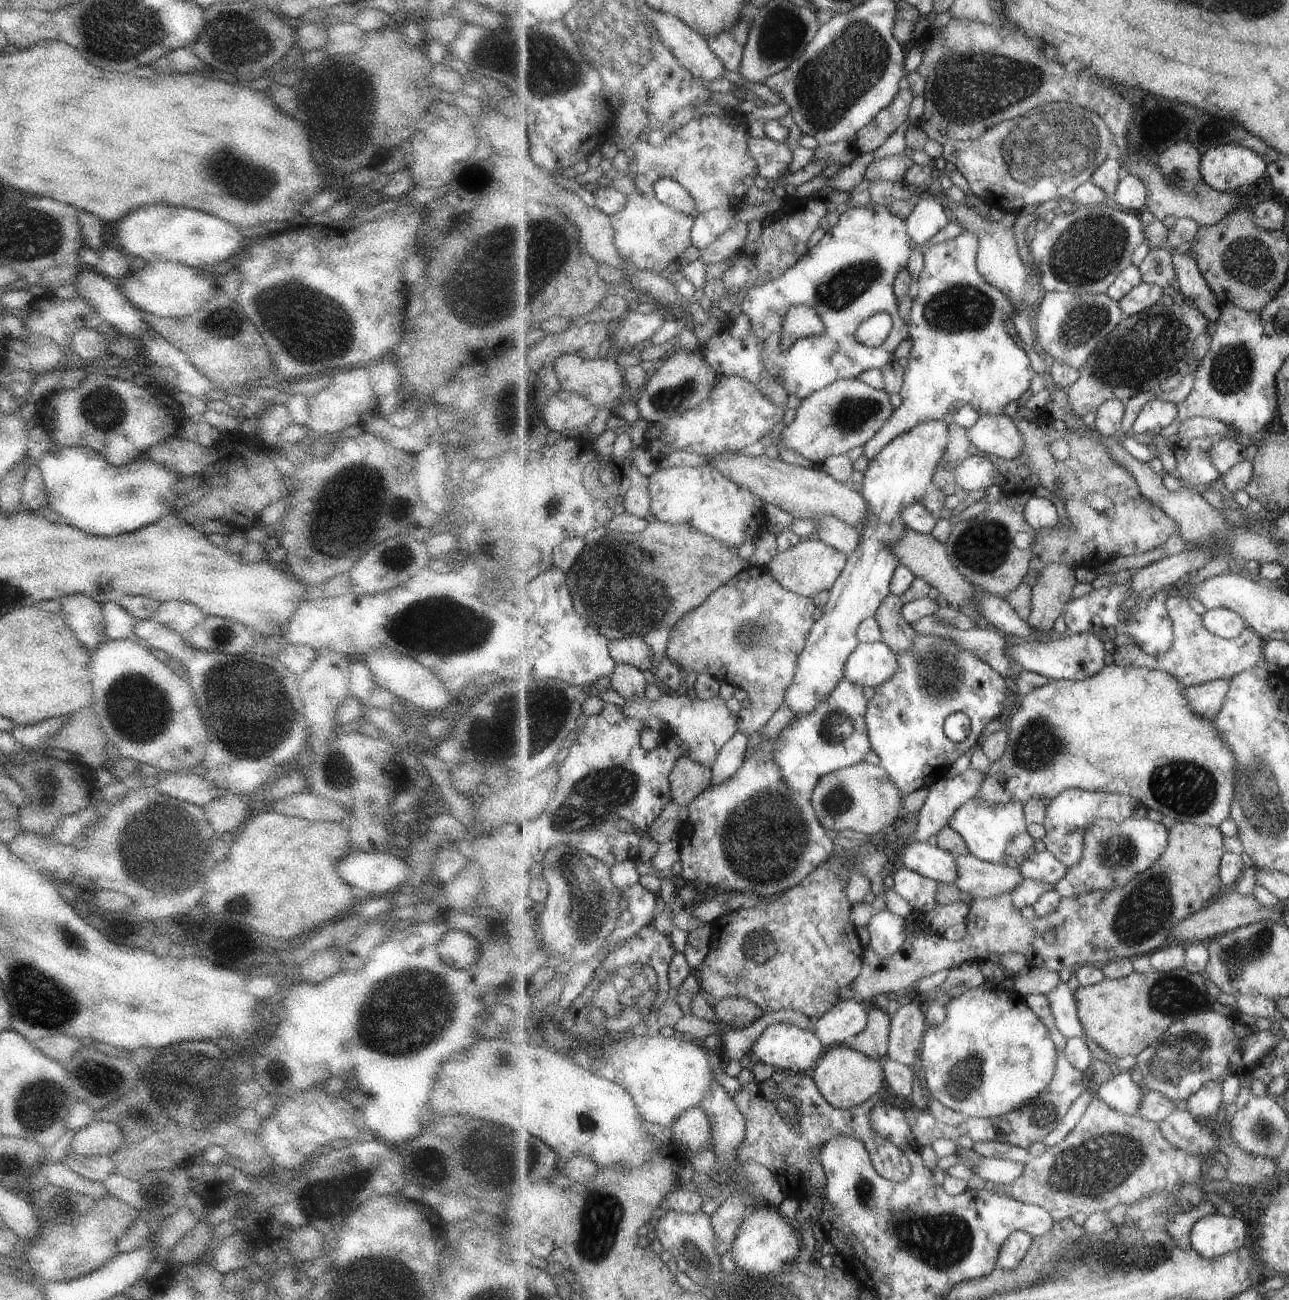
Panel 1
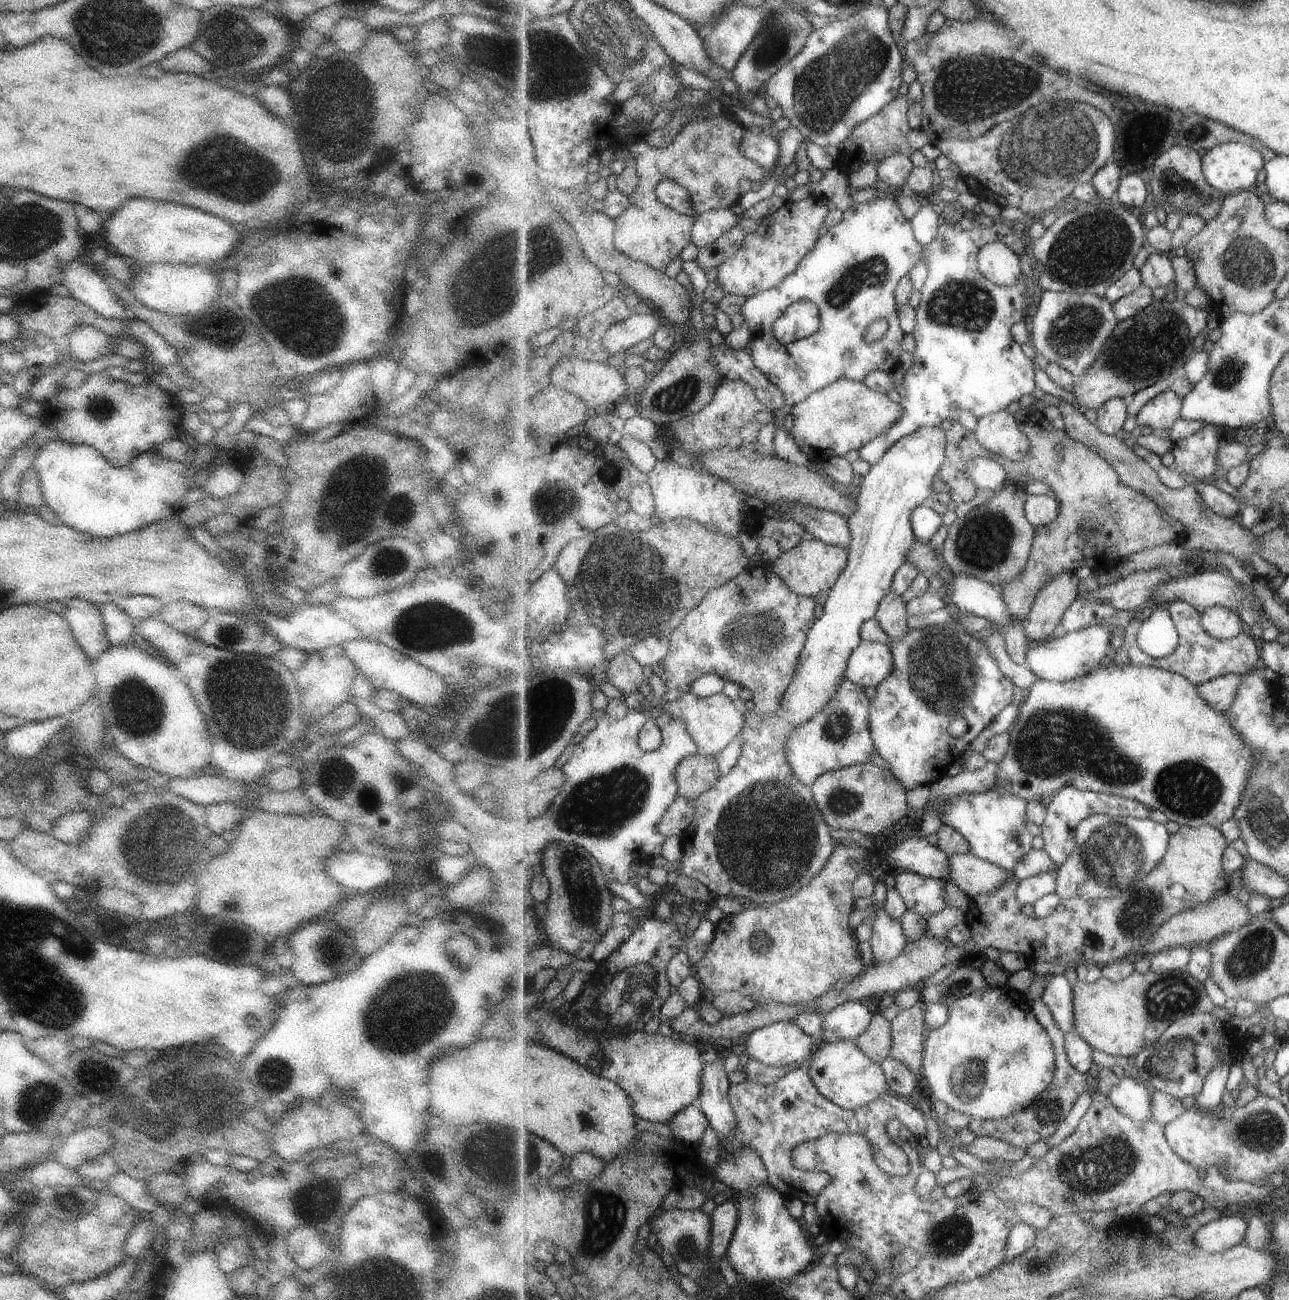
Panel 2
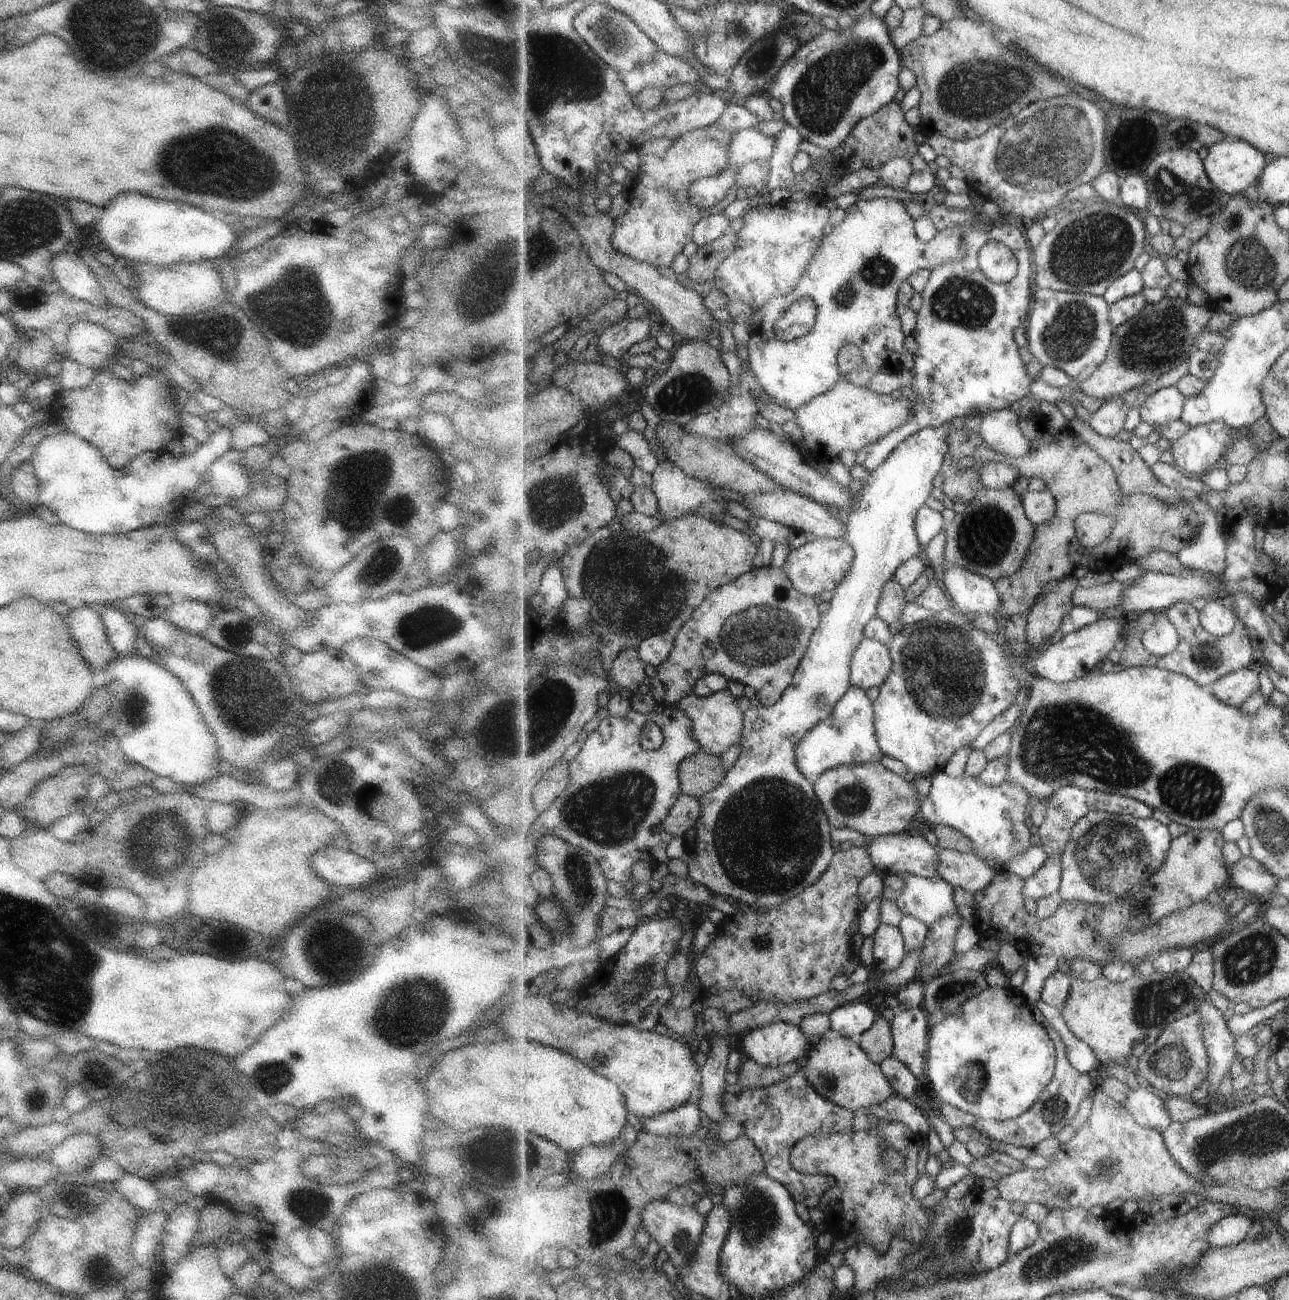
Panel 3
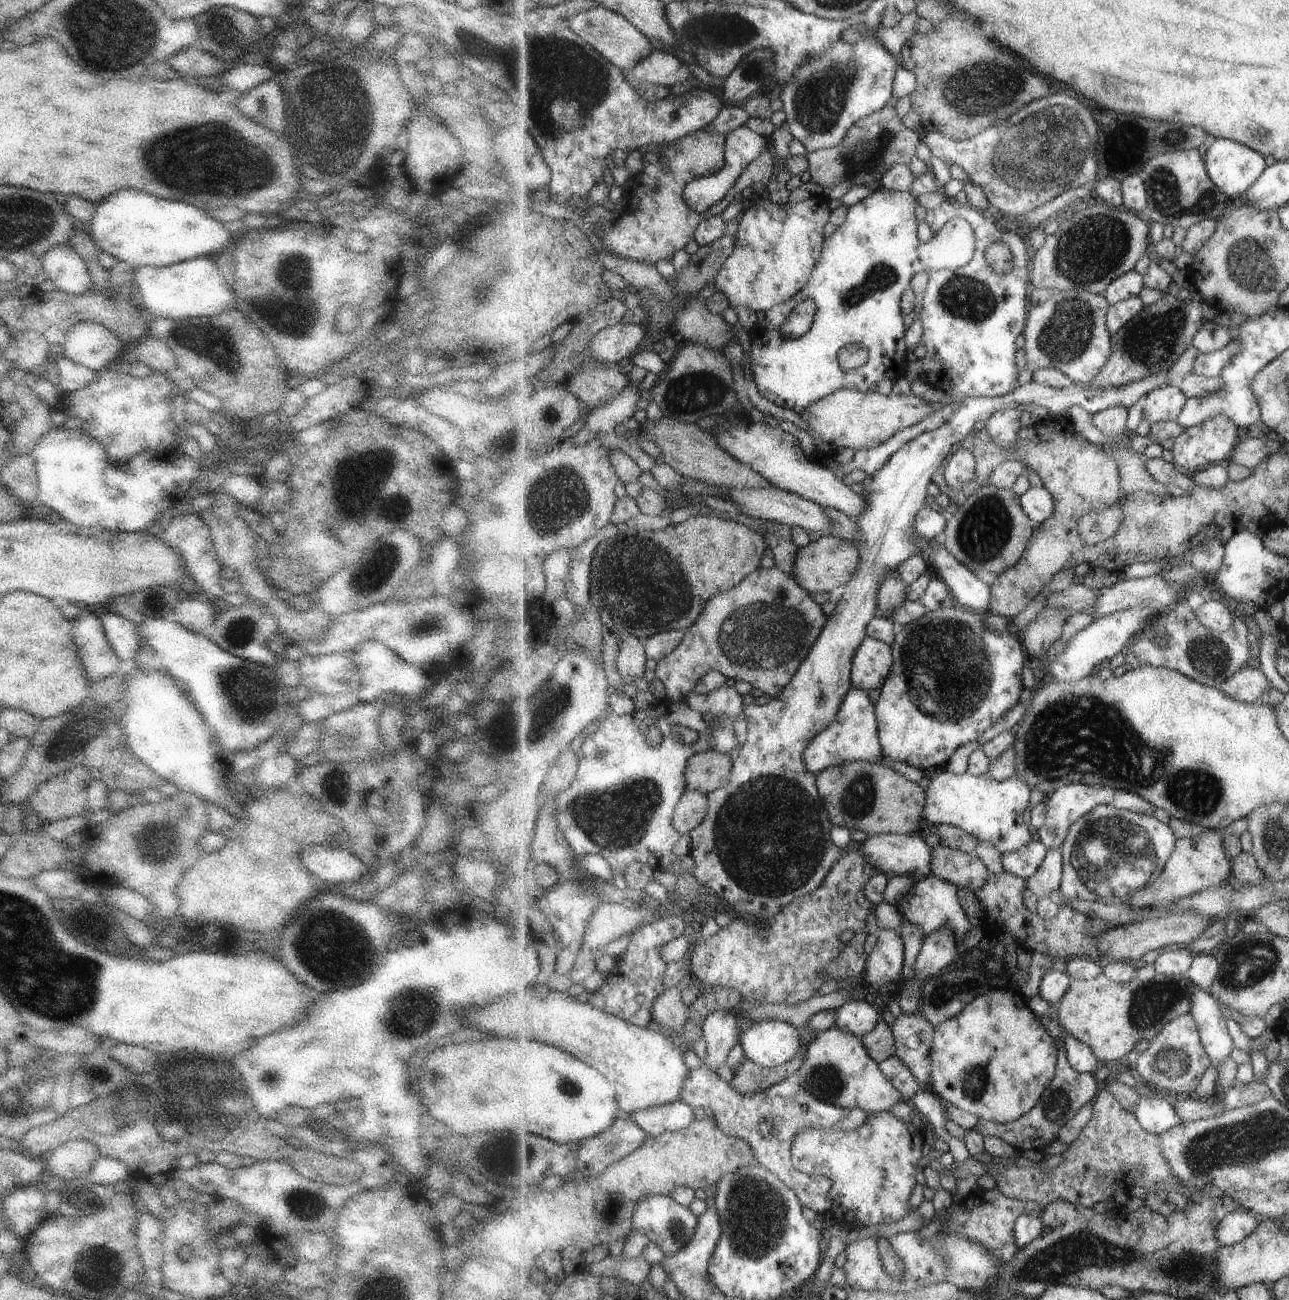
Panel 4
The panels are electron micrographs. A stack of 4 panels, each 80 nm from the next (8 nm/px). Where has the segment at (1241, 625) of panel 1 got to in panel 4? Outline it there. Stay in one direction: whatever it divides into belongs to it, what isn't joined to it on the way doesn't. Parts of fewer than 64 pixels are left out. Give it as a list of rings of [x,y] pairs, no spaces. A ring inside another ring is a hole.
[[[1208,597],[1196,611],[1201,624],[1217,632],[1225,632],[1237,618],[1233,603],[1223,597]]]

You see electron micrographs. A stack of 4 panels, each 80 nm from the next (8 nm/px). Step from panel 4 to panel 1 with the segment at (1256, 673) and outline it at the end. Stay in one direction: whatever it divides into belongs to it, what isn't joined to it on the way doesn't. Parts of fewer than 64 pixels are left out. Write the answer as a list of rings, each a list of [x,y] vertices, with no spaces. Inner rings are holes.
[[[1215,679],[1202,685],[1191,685],[1184,688],[1184,695],[1200,717],[1214,719],[1225,704],[1230,682],[1231,679]]]

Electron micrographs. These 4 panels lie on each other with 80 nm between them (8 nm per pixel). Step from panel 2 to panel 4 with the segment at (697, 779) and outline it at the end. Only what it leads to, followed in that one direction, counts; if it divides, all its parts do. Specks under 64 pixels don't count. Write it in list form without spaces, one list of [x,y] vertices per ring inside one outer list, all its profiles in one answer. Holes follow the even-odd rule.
[[[707,751],[690,760],[688,788],[709,794],[730,781],[735,759],[730,753]]]

